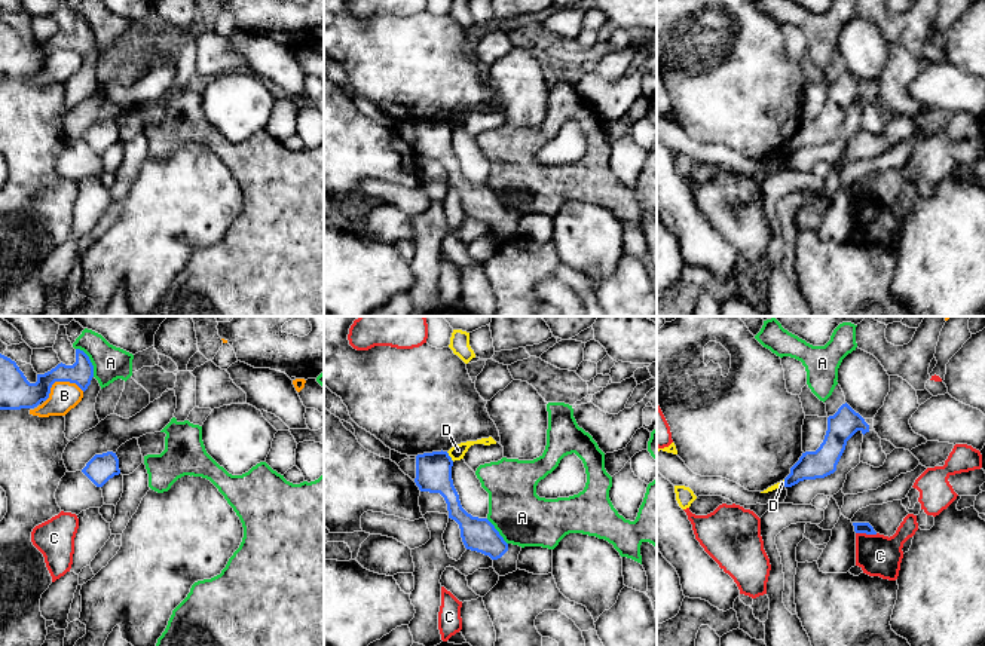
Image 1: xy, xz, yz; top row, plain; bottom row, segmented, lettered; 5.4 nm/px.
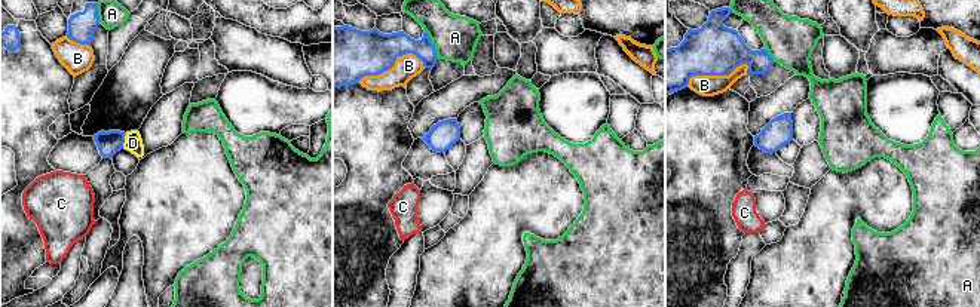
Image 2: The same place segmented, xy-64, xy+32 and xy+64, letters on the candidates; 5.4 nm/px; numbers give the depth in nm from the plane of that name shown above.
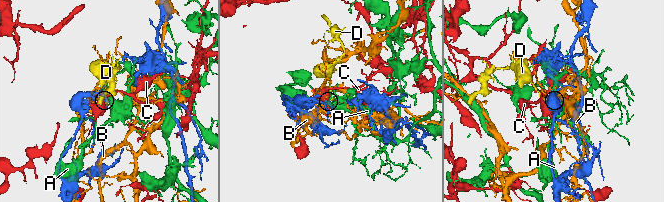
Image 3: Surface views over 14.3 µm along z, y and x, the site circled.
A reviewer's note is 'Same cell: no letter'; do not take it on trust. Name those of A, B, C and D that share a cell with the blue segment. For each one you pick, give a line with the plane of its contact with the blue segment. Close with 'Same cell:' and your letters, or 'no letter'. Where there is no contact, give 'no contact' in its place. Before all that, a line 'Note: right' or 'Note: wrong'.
Note: right
Same cell: no letter

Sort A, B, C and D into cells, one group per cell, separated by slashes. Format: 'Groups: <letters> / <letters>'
Groups: A / B / C / D

